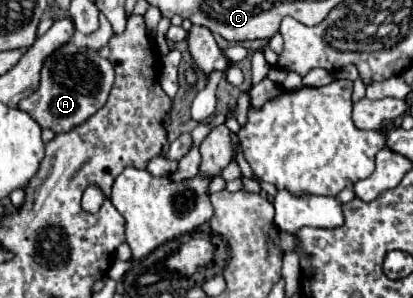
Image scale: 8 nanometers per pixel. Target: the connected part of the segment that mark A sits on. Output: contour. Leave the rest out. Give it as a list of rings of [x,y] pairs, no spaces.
[[[66,43],[44,61],[40,87],[28,99],[22,99],[18,107],[26,111],[40,127],[52,129],[54,133],[66,133],[86,123],[106,103],[112,81],[114,67],[108,59],[88,47]]]

